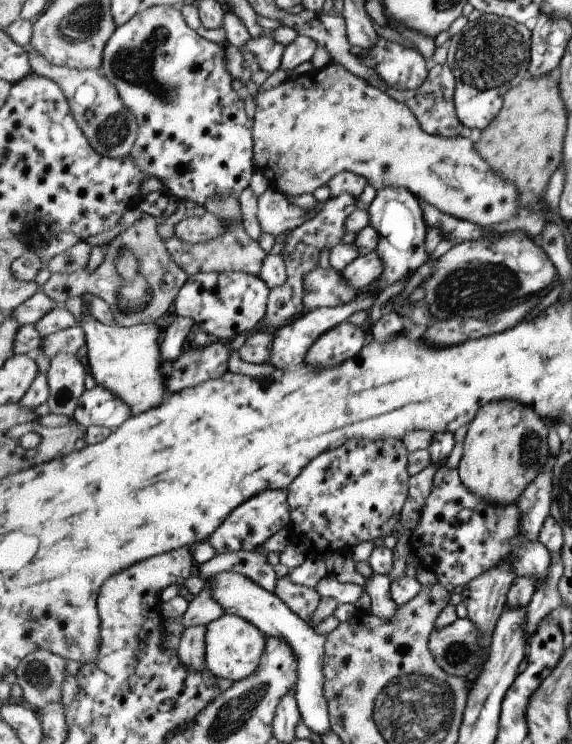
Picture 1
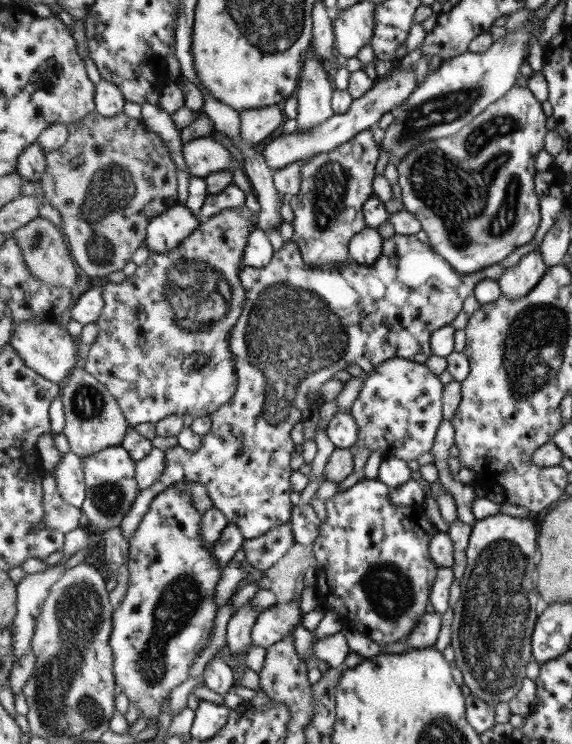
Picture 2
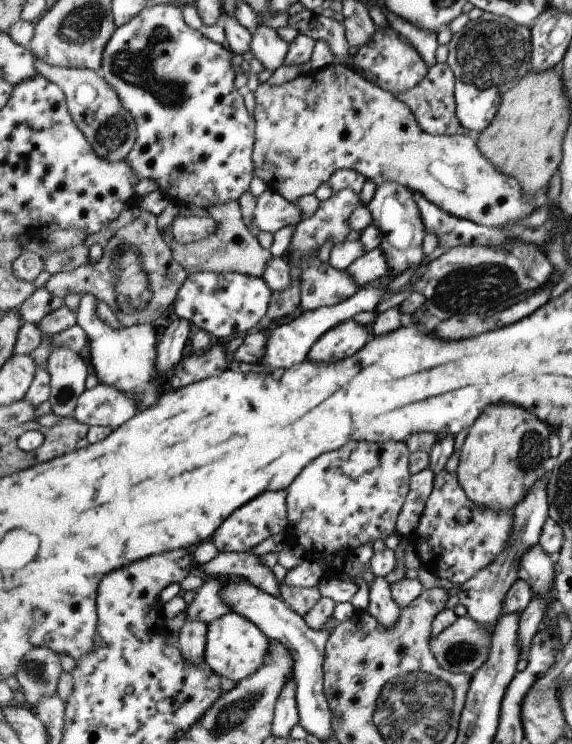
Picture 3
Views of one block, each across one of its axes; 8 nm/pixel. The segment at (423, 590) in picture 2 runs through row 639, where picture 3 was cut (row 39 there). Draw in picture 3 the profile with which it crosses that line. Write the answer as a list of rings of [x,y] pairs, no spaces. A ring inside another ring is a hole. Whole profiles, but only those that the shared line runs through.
[[[391,26],[378,27],[377,34],[371,40],[371,44],[360,46],[360,49],[356,52],[355,64],[363,72],[364,77],[376,83],[377,86],[392,92],[394,95],[405,93],[407,90],[419,86],[428,76],[430,69],[417,47],[409,43],[409,41],[405,42],[401,36],[397,36],[397,32]]]

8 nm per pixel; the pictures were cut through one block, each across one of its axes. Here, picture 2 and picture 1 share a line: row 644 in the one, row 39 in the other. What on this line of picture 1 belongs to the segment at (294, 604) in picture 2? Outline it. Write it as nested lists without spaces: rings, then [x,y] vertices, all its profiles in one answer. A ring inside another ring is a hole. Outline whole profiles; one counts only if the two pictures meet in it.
[[[264,30],[264,34],[257,39],[248,40],[244,48],[256,57],[261,70],[270,75],[275,74],[281,68],[287,47],[278,43],[272,37],[272,32]]]

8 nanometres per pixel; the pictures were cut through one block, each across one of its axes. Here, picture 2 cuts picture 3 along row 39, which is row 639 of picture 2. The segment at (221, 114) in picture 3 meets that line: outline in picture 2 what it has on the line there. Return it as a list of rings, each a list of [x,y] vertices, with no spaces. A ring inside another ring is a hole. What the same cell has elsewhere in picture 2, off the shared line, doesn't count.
[[[184,482],[175,484],[159,494],[155,498],[149,513],[145,516],[144,522],[139,526],[130,541],[129,579],[131,579],[131,582],[129,582],[129,588],[127,588],[125,597],[121,602],[121,606],[119,606],[120,608],[116,609],[114,631],[111,640],[109,640],[111,647],[113,647],[113,653],[115,653],[114,671],[118,686],[117,694],[122,692],[127,696],[129,702],[137,708],[139,716],[145,718],[147,725],[153,724],[153,721],[158,722],[163,700],[169,698],[171,690],[175,690],[179,684],[183,684],[192,675],[193,664],[196,664],[197,657],[201,656],[201,649],[205,649],[205,645],[209,645],[209,641],[213,640],[213,629],[216,628],[215,621],[221,608],[219,602],[217,602],[217,585],[221,582],[221,573],[224,572],[224,569],[219,566],[219,562],[212,554],[212,547],[204,542],[203,514],[199,514],[199,510],[193,506],[193,500],[191,500],[191,496],[186,490],[191,490],[191,484]]]

